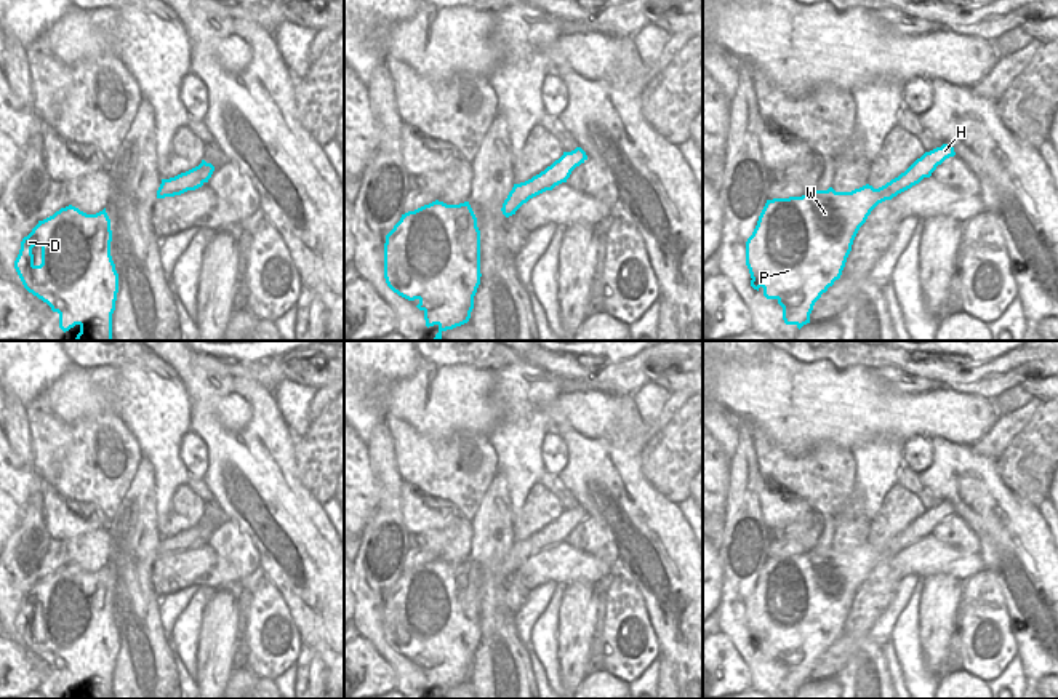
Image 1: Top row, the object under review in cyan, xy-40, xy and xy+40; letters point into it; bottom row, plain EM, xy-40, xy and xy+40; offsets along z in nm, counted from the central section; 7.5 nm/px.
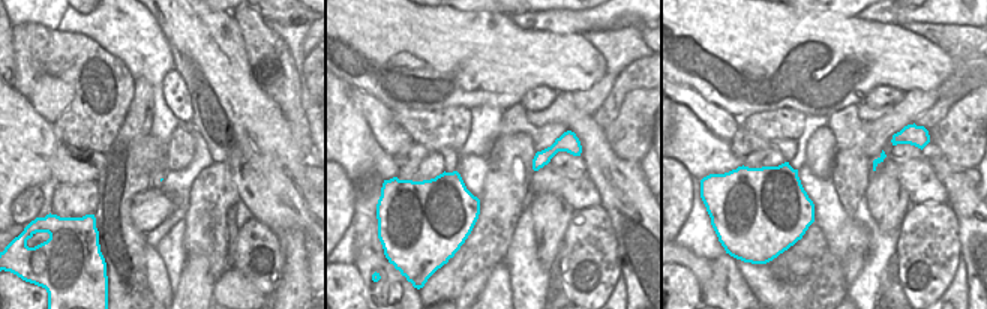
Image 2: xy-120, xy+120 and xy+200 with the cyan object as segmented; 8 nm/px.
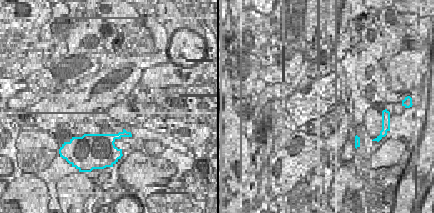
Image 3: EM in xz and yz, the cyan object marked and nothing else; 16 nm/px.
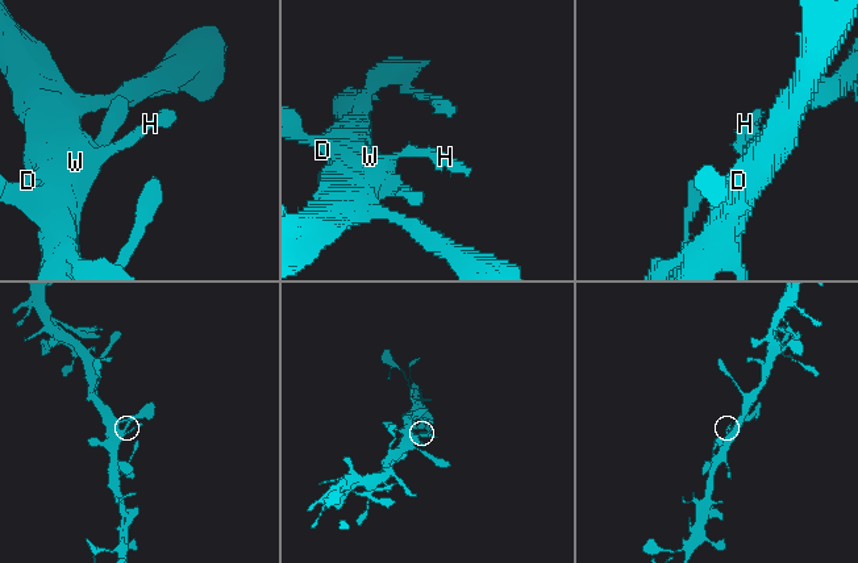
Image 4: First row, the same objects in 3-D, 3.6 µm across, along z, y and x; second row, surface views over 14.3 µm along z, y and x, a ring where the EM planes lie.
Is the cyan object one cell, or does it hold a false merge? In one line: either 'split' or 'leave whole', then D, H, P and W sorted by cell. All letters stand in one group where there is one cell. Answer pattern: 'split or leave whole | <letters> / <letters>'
leave whole | D H P W

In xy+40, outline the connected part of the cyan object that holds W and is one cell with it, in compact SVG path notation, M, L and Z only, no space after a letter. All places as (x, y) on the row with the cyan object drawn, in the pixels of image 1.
M943 144L917 158L904 173L885 186L874 189L866 184L852 192L812 190L802 197L767 200L752 235L746 242L746 266L751 274L751 286L763 288L767 299L776 299L783 307L786 325L799 330L810 323L815 302L840 278L853 240L871 211L882 202L919 184L946 158L954 157L954 147Z

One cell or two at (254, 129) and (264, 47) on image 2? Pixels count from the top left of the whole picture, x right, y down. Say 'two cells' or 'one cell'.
two cells

